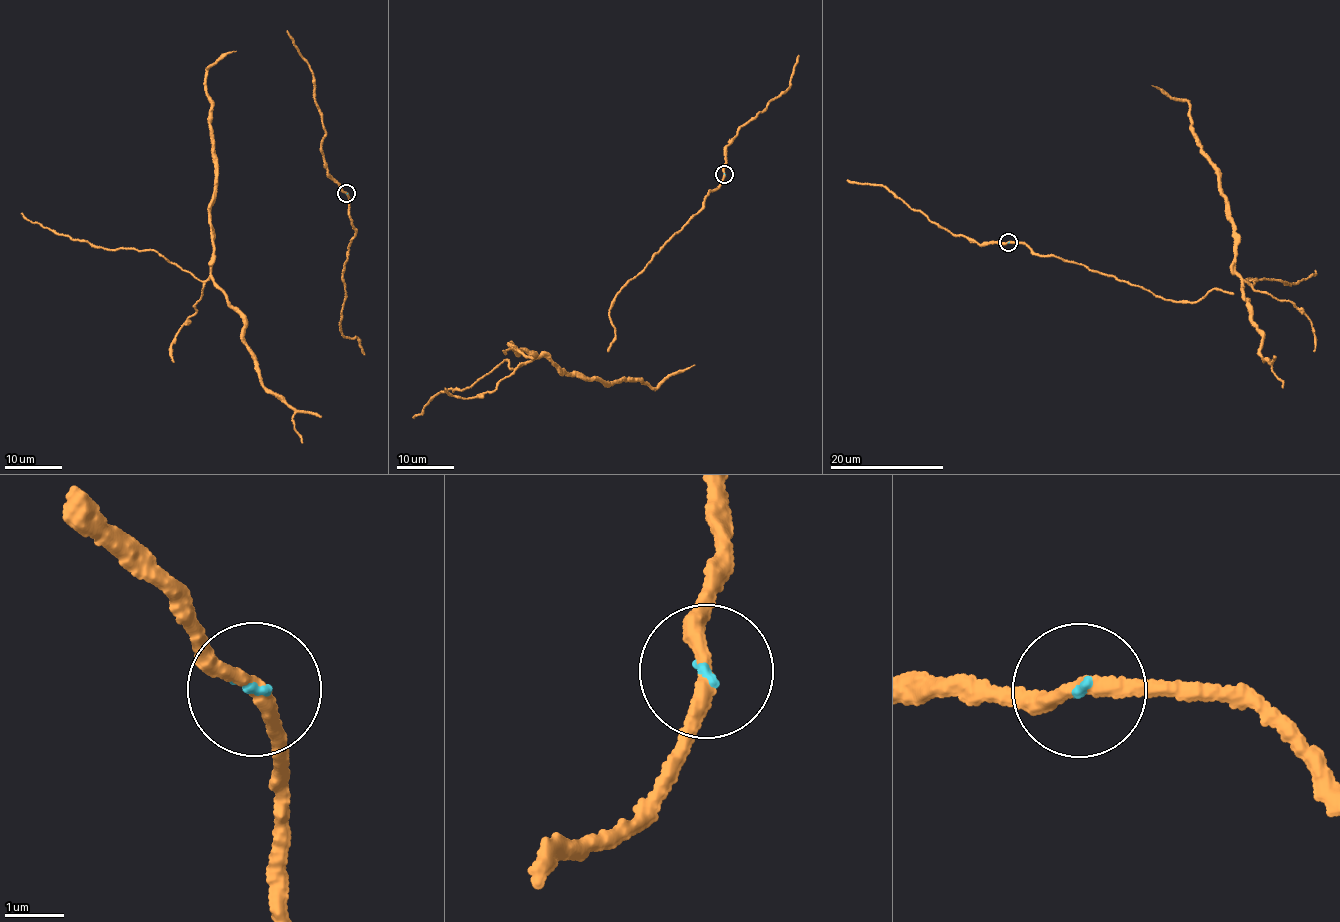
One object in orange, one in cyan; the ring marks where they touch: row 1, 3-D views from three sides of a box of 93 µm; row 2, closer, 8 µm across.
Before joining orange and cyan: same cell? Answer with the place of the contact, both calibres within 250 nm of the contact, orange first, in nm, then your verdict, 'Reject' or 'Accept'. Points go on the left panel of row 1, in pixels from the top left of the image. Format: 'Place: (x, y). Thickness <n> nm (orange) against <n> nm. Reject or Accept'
Place: (346, 193). Thickness 240 nm (orange) against 80 nm. Accept

